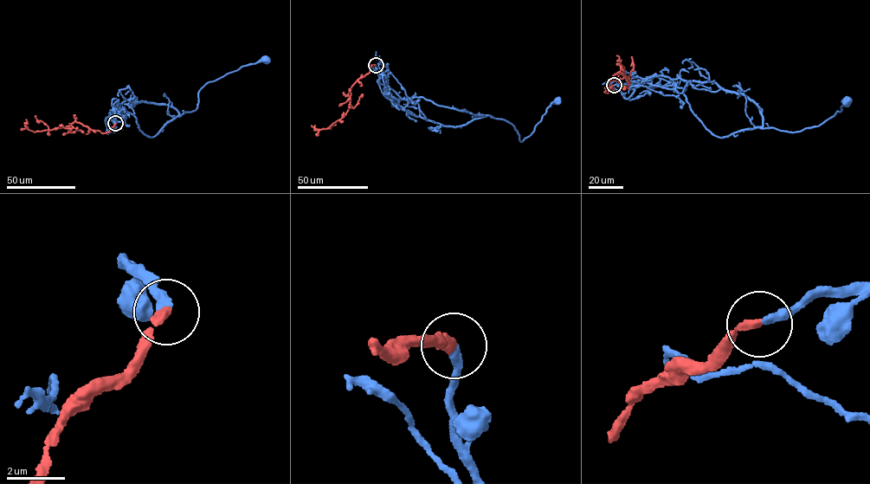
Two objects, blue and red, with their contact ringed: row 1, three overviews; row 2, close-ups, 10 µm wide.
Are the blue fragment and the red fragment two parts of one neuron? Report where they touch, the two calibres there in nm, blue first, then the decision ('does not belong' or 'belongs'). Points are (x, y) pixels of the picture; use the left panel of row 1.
place (115, 123); calibres 280 and 320 nm; belongs

